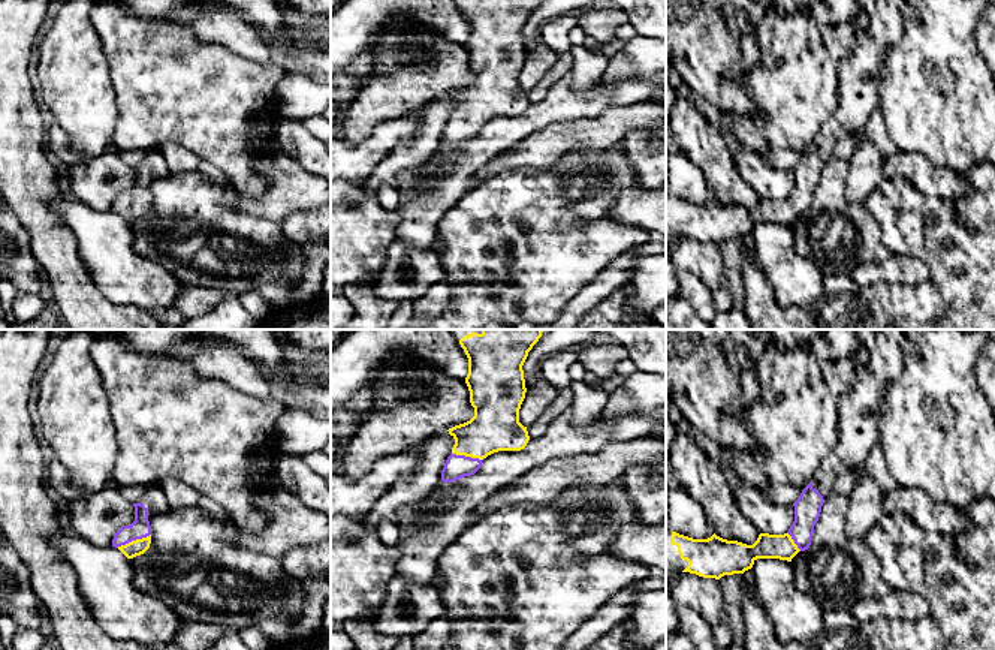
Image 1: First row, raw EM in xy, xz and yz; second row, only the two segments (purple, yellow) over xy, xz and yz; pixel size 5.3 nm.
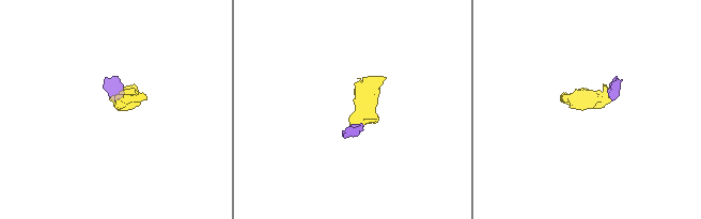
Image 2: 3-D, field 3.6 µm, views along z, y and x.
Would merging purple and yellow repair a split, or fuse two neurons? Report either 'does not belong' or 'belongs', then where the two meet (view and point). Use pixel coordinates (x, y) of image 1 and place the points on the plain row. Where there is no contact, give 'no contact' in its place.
belongs; meets purple in xy at (133, 204)

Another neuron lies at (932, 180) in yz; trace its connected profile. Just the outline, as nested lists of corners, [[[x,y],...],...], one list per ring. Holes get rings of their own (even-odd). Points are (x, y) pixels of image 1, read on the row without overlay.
[[[901,151],[881,157],[878,165],[883,169],[884,178],[902,175],[911,181],[917,181],[920,190],[926,195],[956,199],[964,195],[967,189],[962,175],[952,169],[932,165],[925,156],[916,151]]]

